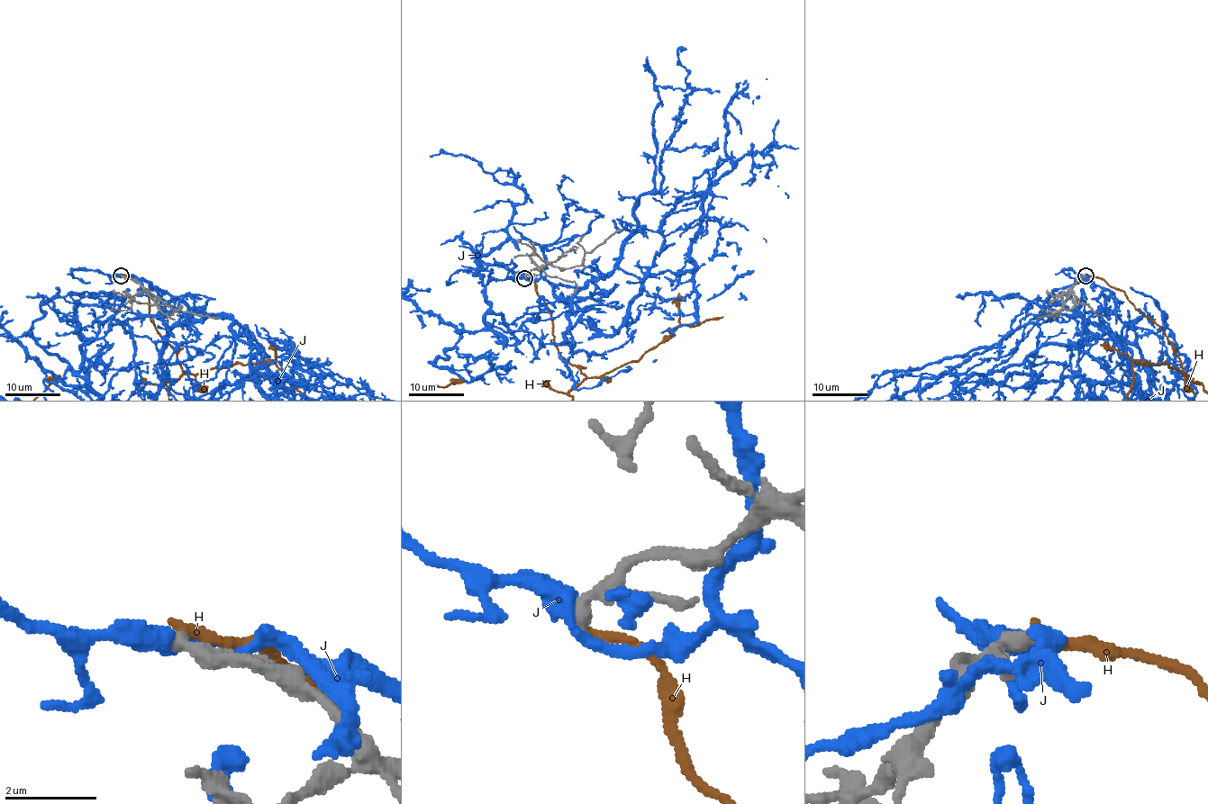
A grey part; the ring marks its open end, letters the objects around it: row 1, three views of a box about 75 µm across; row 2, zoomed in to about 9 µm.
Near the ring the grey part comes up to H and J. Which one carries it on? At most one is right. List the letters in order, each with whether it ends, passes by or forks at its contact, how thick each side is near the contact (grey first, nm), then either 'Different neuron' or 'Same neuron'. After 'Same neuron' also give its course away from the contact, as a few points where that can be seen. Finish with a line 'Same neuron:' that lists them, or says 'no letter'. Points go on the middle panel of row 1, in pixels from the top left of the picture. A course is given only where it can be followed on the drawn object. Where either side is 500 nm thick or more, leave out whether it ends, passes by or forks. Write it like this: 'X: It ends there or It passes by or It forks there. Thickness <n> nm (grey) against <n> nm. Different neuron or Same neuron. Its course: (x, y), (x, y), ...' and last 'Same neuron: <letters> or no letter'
H: It ends there. Thickness 320 nm (grey) against 240 nm. Different neuron
J: It passes by. Thickness 380 nm (grey) against 380 nm. Different neuron
Same neuron: no letter

